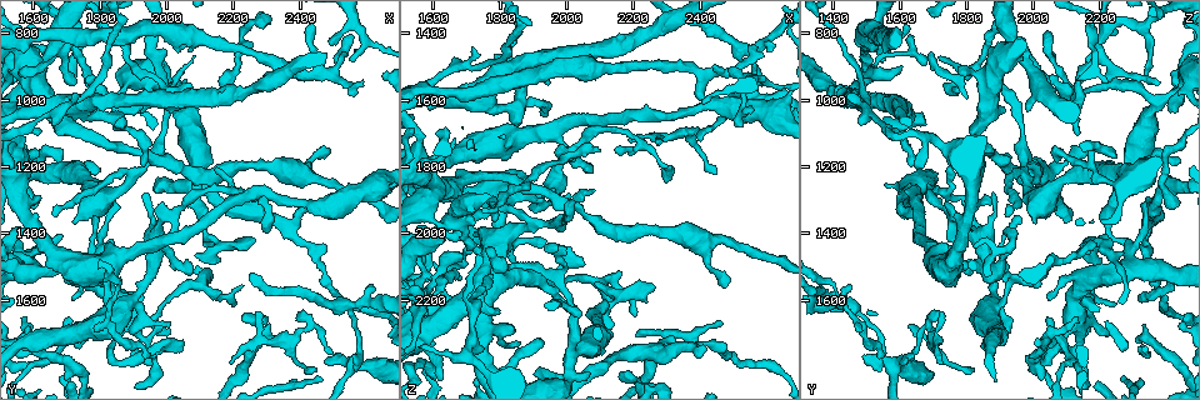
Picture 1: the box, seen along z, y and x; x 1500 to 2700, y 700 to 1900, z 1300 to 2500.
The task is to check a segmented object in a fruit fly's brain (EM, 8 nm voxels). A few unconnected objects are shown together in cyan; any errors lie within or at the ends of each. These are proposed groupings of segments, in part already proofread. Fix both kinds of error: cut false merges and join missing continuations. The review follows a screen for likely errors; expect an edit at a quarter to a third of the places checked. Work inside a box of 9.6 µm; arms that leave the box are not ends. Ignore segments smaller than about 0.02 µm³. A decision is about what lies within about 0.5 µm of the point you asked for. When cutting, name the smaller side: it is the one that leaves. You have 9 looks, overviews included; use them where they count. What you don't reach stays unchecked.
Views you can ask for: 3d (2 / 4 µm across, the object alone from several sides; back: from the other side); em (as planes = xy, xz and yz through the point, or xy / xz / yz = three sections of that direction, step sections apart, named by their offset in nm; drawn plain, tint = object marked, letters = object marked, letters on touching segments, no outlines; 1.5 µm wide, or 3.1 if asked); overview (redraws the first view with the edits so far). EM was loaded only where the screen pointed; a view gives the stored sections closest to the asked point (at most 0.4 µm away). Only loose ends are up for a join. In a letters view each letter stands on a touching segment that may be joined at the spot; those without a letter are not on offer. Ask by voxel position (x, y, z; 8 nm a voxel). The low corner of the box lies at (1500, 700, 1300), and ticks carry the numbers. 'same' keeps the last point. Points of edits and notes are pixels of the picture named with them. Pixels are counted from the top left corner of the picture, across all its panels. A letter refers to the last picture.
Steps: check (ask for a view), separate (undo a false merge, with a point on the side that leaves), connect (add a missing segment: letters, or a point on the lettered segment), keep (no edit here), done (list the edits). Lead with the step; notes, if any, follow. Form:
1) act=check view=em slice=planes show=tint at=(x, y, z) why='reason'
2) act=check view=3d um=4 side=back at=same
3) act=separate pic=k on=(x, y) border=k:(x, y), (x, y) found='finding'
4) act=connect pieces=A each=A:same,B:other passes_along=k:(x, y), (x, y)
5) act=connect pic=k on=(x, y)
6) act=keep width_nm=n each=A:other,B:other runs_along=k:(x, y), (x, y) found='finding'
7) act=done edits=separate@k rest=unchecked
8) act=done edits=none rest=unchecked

act=check view=3d um=4 at=(1610, 1330, 2430) why='an open end'

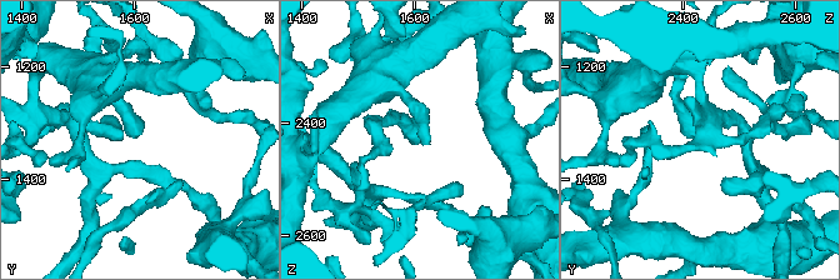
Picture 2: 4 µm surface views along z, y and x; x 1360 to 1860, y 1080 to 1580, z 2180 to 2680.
act=check view=em slice=planes show=letters at=(1600, 1330, 2425)

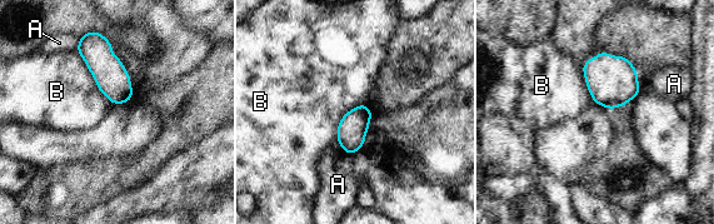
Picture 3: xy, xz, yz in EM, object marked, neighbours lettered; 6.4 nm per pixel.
act=keep each=A:other,B:other border=3:(76, 50), (96, 88), (113, 104) found='no lettered segment goes on from it'

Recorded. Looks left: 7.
act=check view=3d um=4 at=(2130, 1440, 2280) why='an open end'

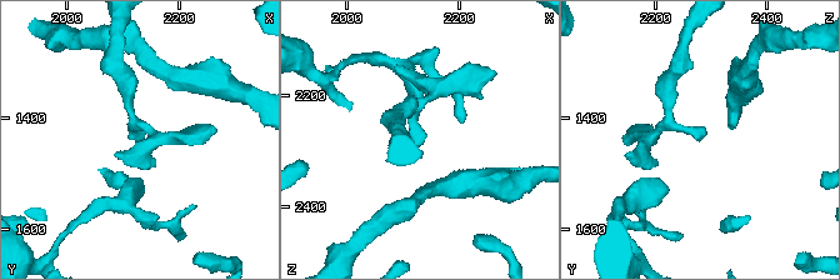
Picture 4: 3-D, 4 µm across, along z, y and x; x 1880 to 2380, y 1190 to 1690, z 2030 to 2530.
act=check view=em slice=xz step=8 show=tint at=(2130, 1440, 2275)

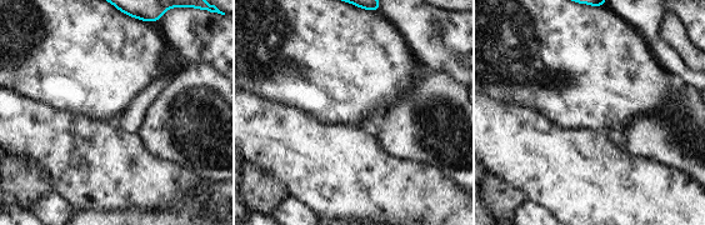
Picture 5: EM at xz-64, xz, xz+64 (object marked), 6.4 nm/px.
act=check view=em slice=planes show=letters at=same why='another direction'

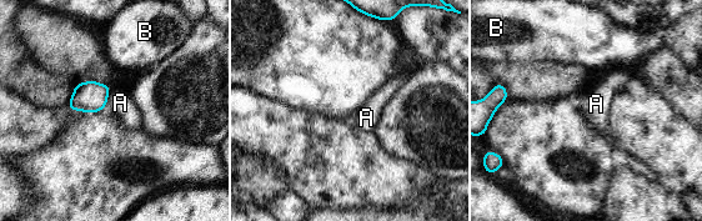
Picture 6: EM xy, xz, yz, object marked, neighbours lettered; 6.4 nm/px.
act=keep each=A:other,B:other border=6:(110, 86), (106, 105) found='none of them fits'

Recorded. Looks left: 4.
act=check view=3d um=4 at=(2450, 1800, 1820) why='branch stops here'

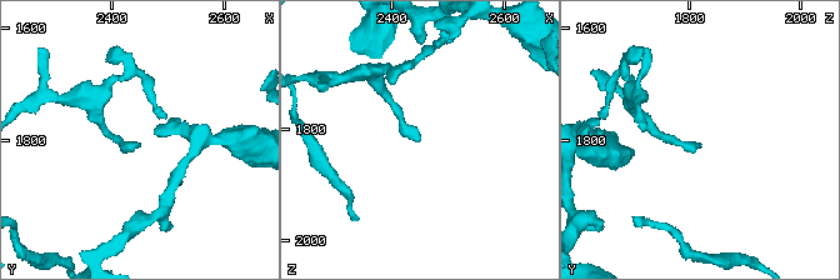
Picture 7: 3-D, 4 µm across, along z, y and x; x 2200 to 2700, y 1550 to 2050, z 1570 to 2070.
act=check view=em slice=planes show=letters at=(2455, 1810, 1820) why='now the EM'

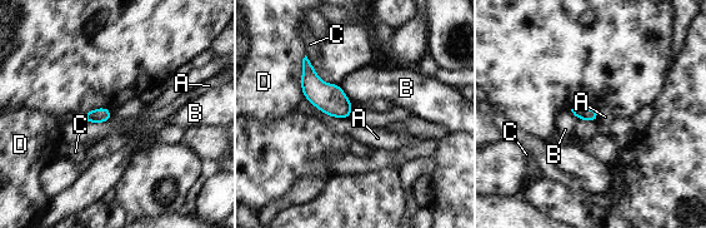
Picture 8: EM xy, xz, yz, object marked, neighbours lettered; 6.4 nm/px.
act=keep each=A:other,B:other,C:other,D:other border=8:(329, 115), (350, 118) found='no lettered segment goes on from it'

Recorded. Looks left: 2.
act=check view=em slice=yz step=8 show=letters at=(2550, 1630, 1470) why='abrupt turn'

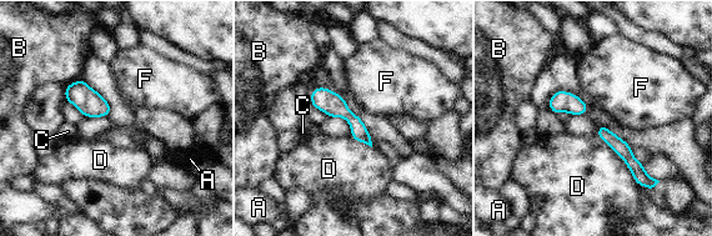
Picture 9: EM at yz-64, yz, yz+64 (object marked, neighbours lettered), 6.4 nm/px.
act=keep width_nm=110 each=A:other,B:other,C:other,D:other,F:other runs_along=9:(314, 94), (342, 110), (367, 140) found='one neuron here'

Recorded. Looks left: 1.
act=done edits=none rest=unchecked

